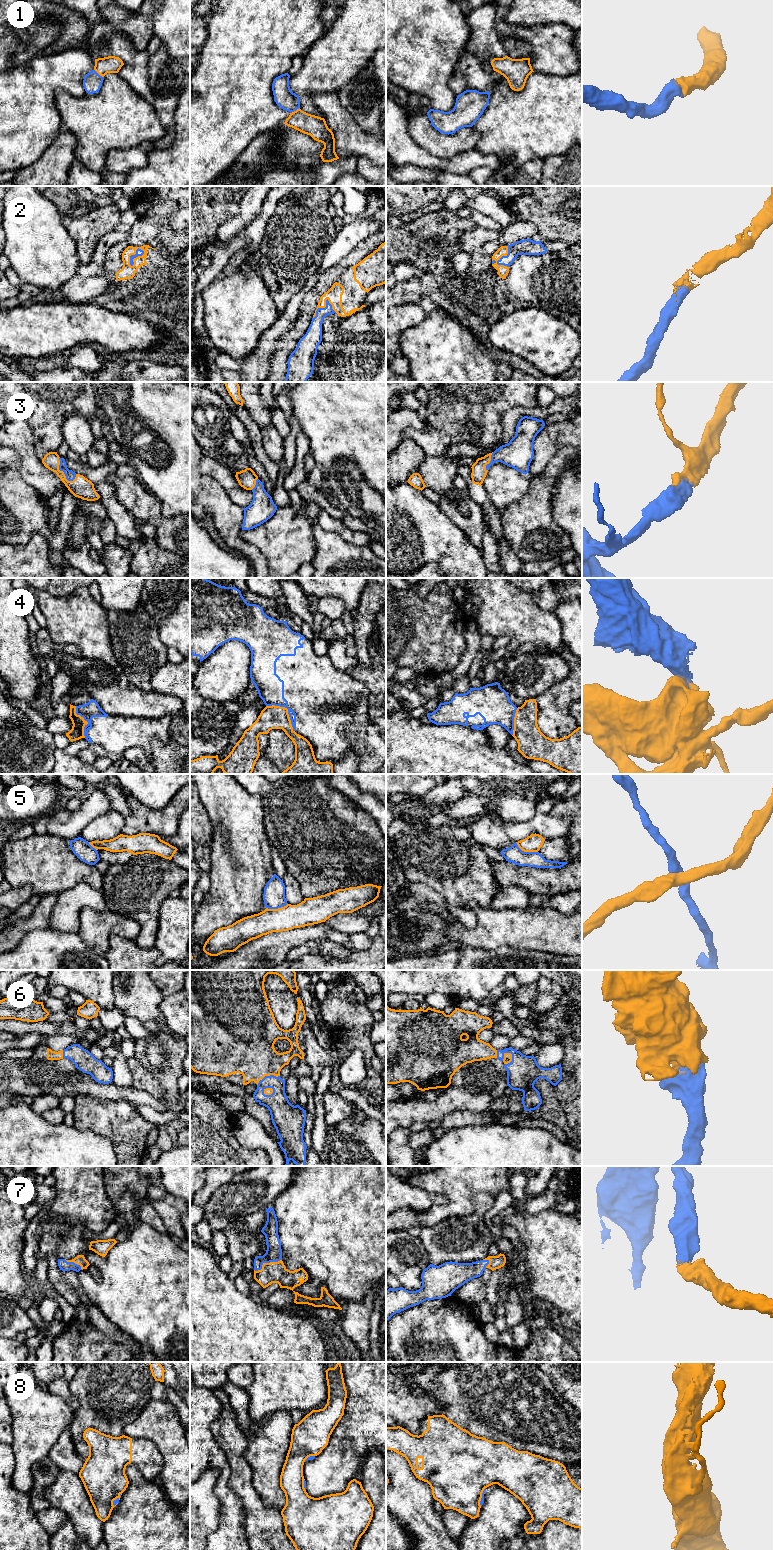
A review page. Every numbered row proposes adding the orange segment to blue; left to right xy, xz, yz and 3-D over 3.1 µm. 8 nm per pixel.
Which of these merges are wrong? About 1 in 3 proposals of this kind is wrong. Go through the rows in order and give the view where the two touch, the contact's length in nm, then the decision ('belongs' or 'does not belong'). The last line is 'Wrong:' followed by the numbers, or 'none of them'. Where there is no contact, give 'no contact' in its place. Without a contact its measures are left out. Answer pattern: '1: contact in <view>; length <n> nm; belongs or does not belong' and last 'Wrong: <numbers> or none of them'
1: contact in xy; length 100 nm; belongs
2: contact in xy; length 170 nm; belongs
3: contact in xy; length 220 nm; belongs
4: contact in xz; length 320 nm; does not belong
5: contact in yz; length 200 nm; does not belong
6: contact in yz; length 110 nm; belongs
7: contact in xz; length 240 nm; belongs
8: contact in yz; length 160 nm; does not belong
Wrong: 4, 5, 8

